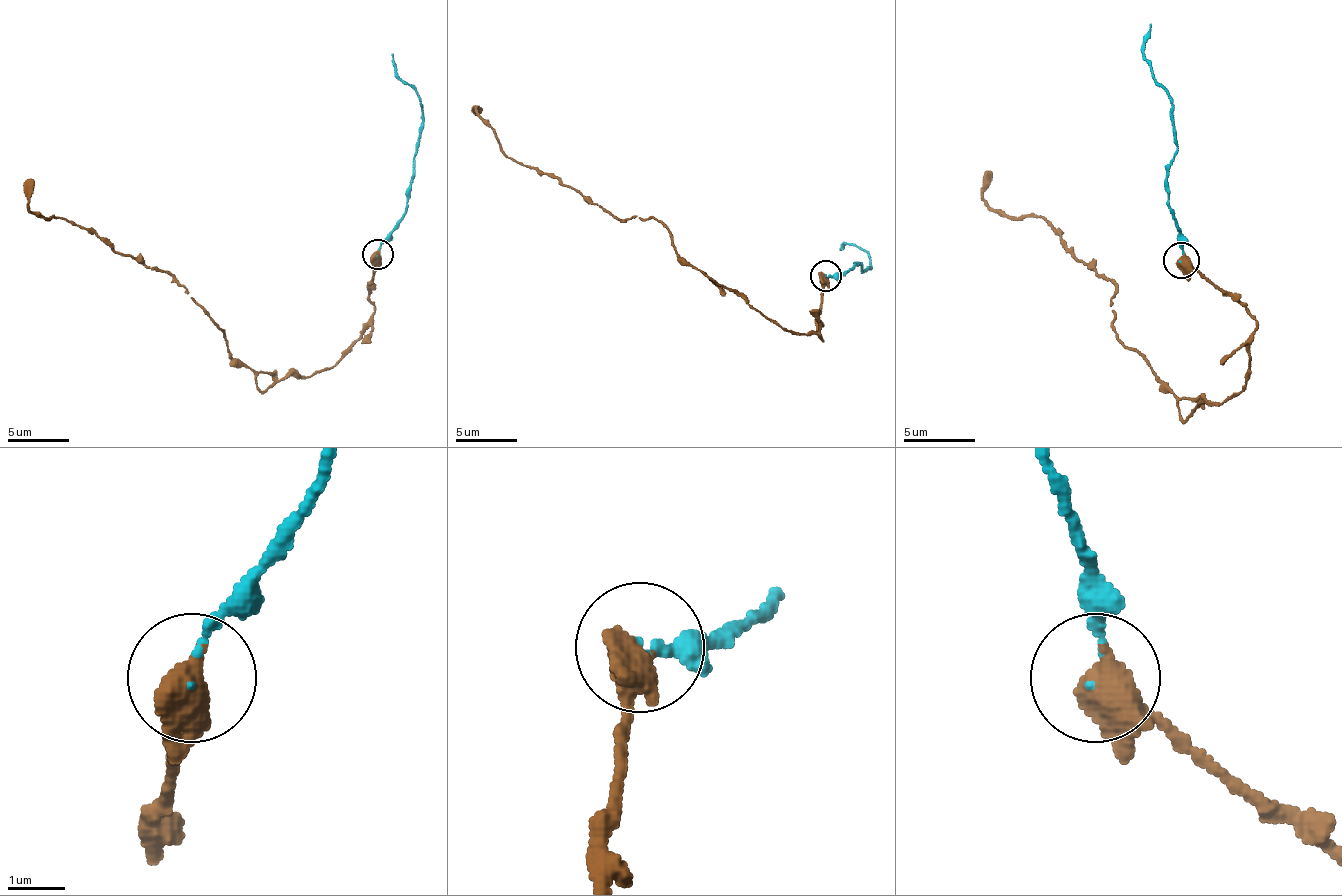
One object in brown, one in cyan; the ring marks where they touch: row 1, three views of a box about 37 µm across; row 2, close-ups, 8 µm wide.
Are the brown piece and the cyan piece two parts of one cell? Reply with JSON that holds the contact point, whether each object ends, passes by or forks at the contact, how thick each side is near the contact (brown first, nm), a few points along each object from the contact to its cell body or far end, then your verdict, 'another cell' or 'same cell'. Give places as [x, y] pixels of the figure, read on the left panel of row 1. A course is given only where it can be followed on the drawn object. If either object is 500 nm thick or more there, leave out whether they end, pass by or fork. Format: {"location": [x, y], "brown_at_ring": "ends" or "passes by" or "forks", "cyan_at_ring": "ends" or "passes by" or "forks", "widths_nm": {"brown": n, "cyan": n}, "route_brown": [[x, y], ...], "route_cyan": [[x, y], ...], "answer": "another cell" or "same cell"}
{"location": [378, 254], "brown_at_ring": "passes by", "cyan_at_ring": "ends", "widths_nm": {"brown": 460, "cyan": 80}, "route_brown": [[378, 255], [372, 325], [323, 371], [268, 374], [231, 356], [167, 273], [63, 218], [38, 218], [32, 178]], "route_cyan": [[378, 255], [378, 246], [406, 209], [421, 123], [418, 96], [397, 74], [391, 53]], "answer": "same cell"}

